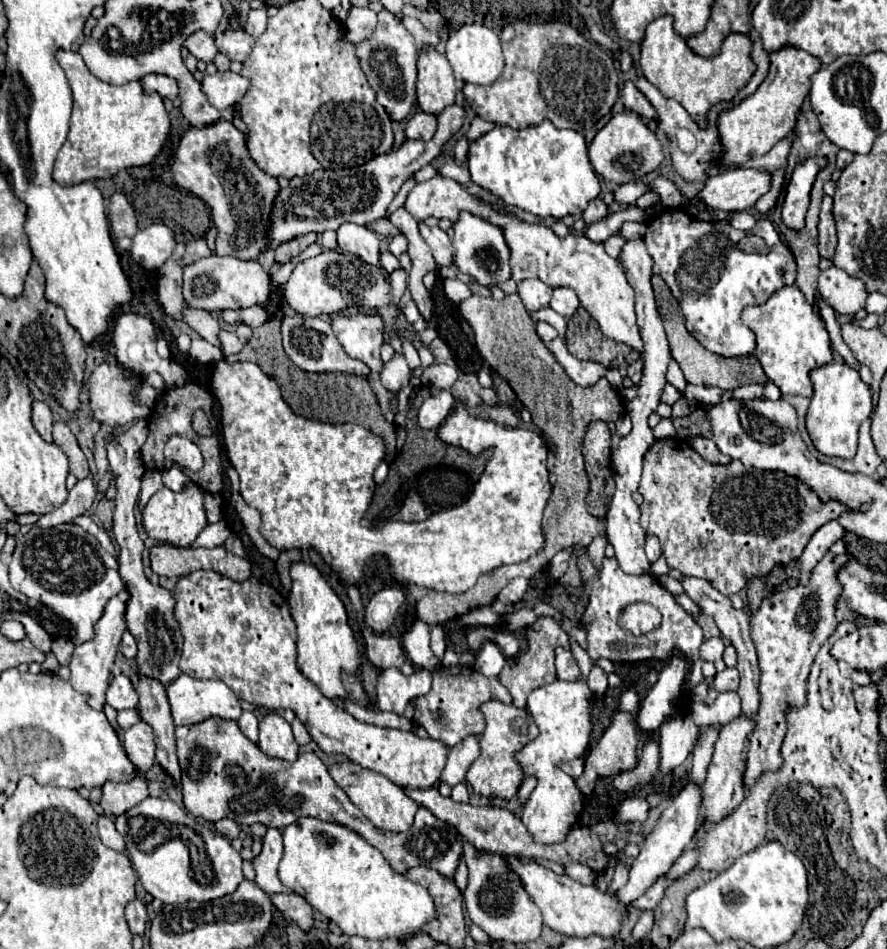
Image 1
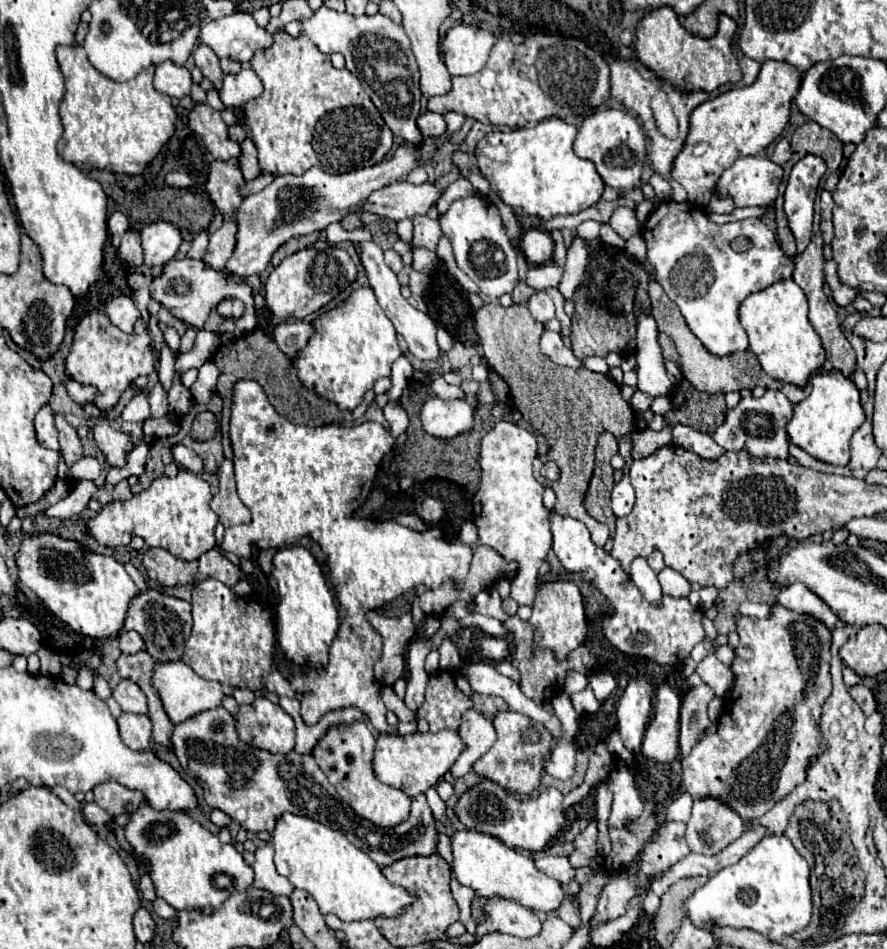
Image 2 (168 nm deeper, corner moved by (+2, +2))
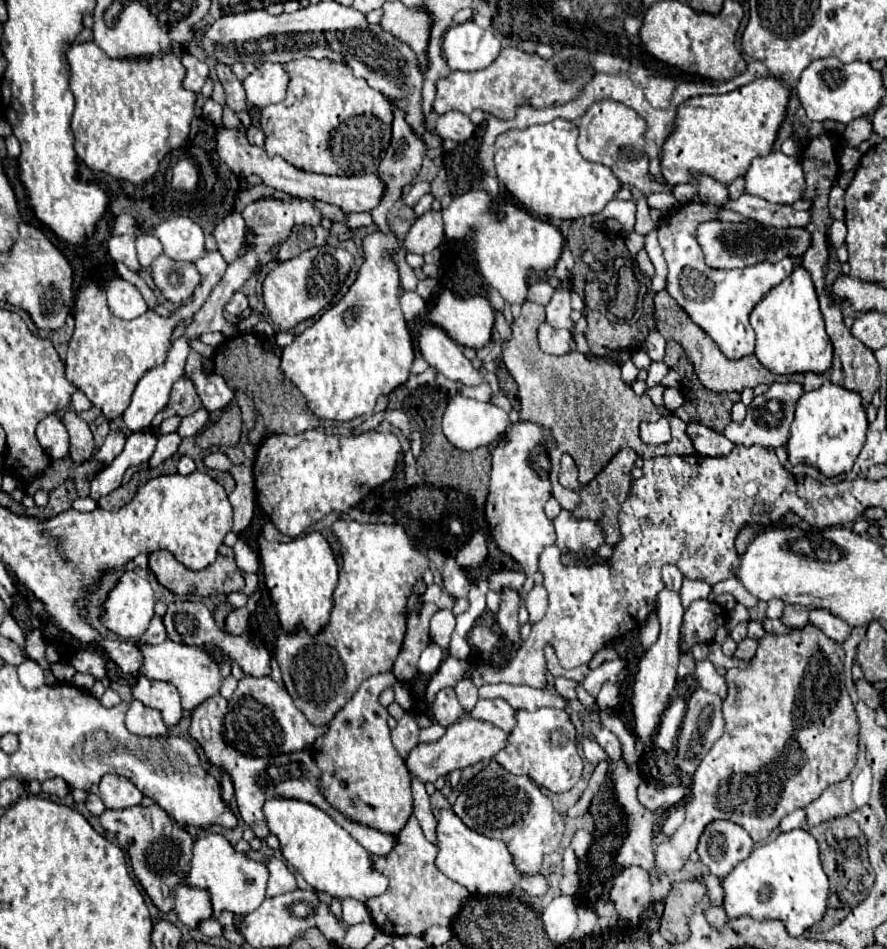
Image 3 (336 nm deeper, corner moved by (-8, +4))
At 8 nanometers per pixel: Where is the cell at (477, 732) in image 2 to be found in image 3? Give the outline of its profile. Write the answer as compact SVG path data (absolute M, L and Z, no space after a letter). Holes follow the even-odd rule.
M478 699L470 717L492 723L492 725L500 727L502 731L510 733L516 727L514 713L516 711L504 699Z

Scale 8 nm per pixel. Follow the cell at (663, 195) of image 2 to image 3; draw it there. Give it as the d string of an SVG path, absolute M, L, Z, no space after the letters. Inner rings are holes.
M676 185L674 189L672 189L672 195L676 197L676 201L678 203L690 203L692 201L692 197L694 197L694 193L696 193L696 187L694 185Z

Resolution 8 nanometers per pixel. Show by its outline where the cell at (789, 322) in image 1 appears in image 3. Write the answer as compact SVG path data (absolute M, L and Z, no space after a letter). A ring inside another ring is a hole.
M800 265L780 285L772 287L750 313L750 325L756 331L758 361L776 375L824 373L832 365L832 343L824 331L818 297L808 271Z

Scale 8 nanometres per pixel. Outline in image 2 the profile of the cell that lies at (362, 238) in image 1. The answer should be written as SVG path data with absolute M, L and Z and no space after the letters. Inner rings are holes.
M368 241L368 243L360 243L362 245L362 265L368 273L368 281L376 293L376 299L380 303L380 307L386 311L388 319L394 323L396 331L406 339L408 343L408 349L410 353L420 359L420 361L434 361L434 363L440 363L440 347L436 343L436 323L422 311L414 309L402 295L400 295L400 283L396 279L396 275L392 273L392 269L384 263L384 257L382 257L382 249L374 243L374 241Z

